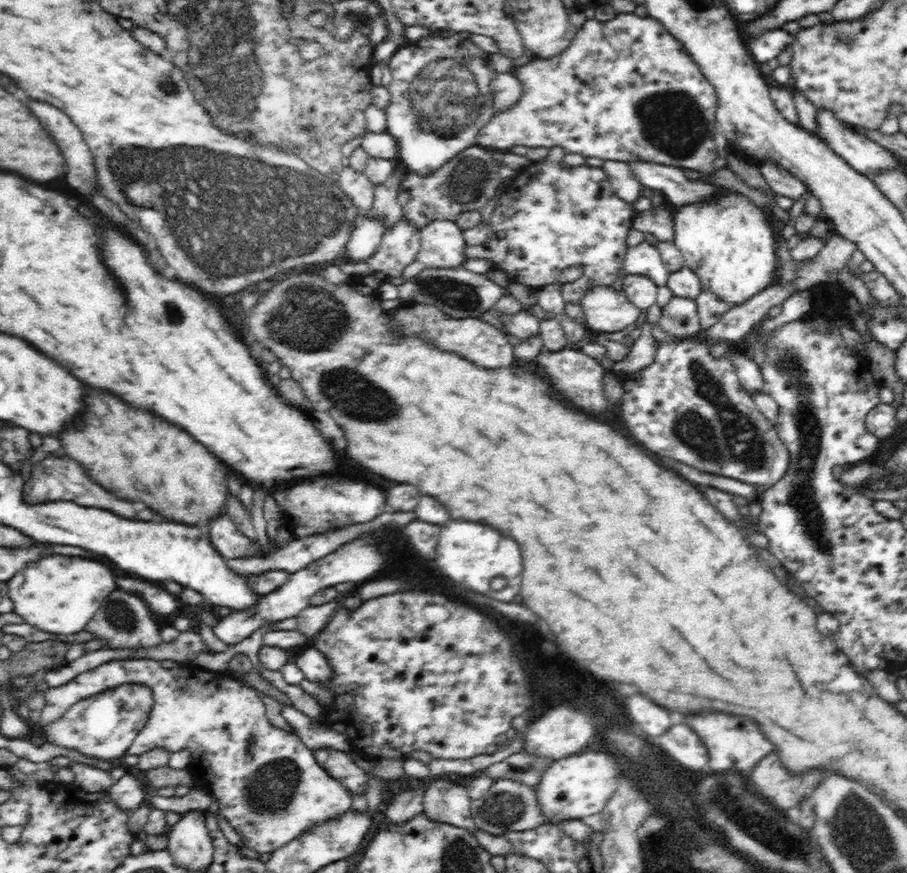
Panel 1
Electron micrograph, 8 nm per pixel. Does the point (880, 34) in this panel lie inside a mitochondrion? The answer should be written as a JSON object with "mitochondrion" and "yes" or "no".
{"mitochondrion":"no"}

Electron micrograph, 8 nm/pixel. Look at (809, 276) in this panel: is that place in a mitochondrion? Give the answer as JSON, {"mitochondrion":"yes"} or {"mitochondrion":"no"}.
{"mitochondrion":"no"}

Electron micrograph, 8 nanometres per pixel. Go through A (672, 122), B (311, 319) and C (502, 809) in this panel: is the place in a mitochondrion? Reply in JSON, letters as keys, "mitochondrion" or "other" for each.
{"A":"mitochondrion","B":"mitochondrion","C":"mitochondrion"}

